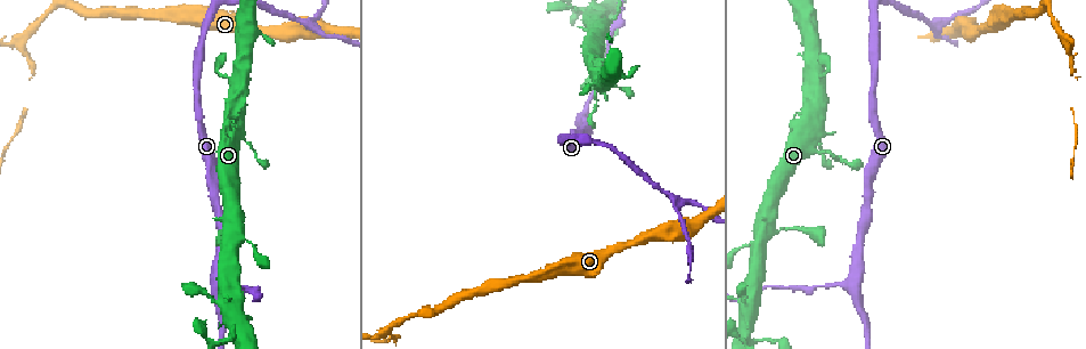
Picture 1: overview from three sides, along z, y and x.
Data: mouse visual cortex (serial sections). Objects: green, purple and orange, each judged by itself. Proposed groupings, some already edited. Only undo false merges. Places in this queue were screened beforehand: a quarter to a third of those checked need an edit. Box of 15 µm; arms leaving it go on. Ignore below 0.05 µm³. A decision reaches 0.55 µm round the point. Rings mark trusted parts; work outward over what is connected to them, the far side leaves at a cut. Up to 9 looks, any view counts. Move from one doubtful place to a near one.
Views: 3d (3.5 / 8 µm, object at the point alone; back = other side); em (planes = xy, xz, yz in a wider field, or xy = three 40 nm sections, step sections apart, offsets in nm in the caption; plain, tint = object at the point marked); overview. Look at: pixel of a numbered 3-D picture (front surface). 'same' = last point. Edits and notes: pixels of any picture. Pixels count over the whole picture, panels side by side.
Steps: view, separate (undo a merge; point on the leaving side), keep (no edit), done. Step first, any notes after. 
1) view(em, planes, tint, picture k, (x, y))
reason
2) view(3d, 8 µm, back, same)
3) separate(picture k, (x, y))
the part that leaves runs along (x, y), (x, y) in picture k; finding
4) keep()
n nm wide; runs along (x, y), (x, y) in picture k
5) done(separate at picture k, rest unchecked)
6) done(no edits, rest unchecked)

view(3d, 8 µm, picture 1, (9, 46))
sharp bend

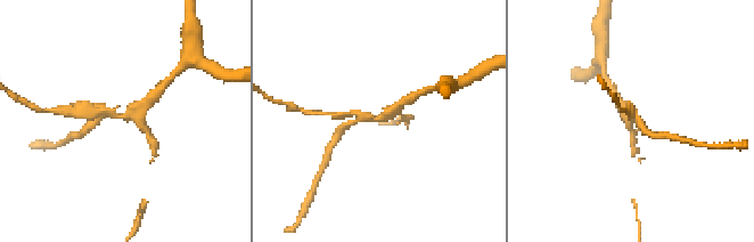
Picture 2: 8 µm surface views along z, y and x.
view(em, xy, step 2, tint, picture 2, (125, 114))

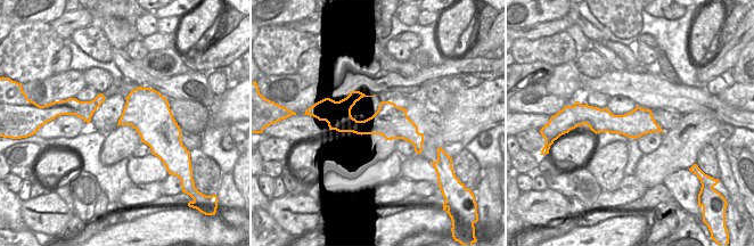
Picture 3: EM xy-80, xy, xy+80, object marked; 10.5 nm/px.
separate(picture 2, (89, 106))
a second cell is stuck on

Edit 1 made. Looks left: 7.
view(3d, 3.5 µm, back, picture 1, (852, 280))

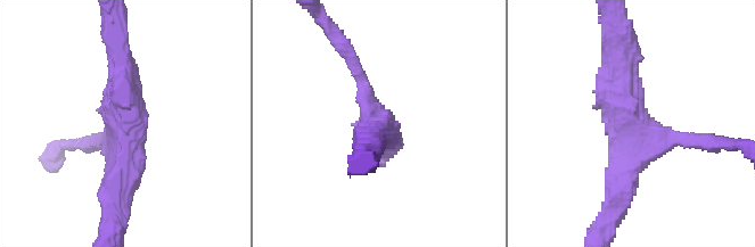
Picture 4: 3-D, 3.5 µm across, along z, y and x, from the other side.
view(em, planes, tint, picture 4, (637, 129))
now the EM

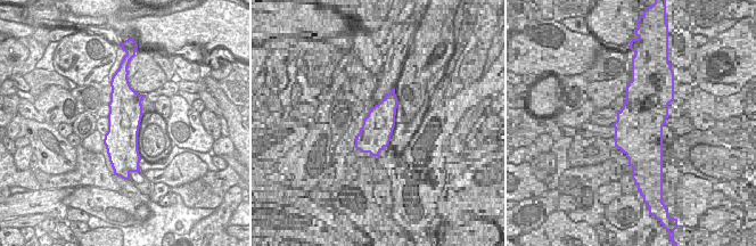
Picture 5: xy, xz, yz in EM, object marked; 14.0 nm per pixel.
view(em, xy, step 2, tint, same)

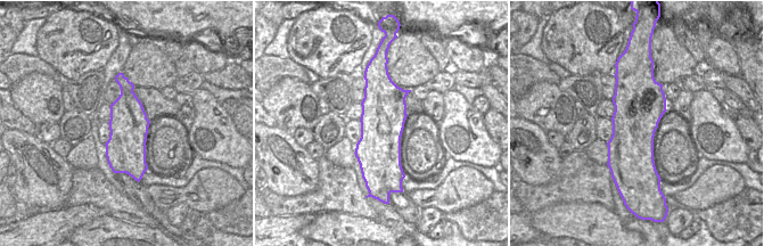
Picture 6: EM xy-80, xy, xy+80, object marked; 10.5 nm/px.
keep()
480 nm wide; runs along (120, 55), (126, 166), (113, 198) in picture 4; all the same cell

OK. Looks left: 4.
view(3d, 3.5 µm, picture 1, (772, 232))
sudden change in width

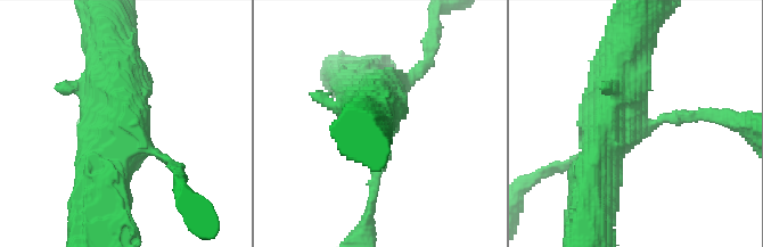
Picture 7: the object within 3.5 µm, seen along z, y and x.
view(em, xy, step 1, tint, picture 7, (638, 123))

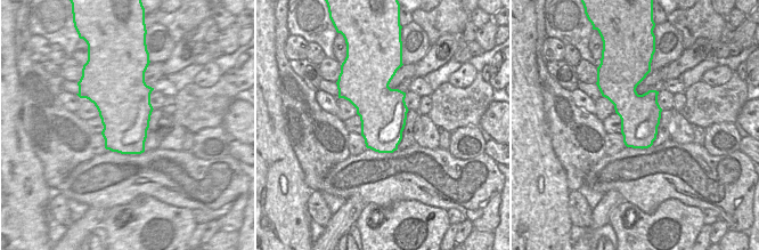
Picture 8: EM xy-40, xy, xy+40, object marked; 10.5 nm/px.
keep()
500 nm wide; runs along (629, 46), (595, 189) in picture 7; all the same cell

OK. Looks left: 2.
view(3d, 8 µm, picture 1, (747, 338))
thick turns thin

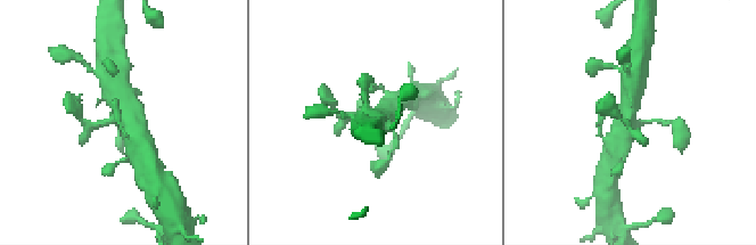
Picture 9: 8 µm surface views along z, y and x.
view(em, xy, step 3, tint, picture 9, (628, 115))
shape alone is not enough

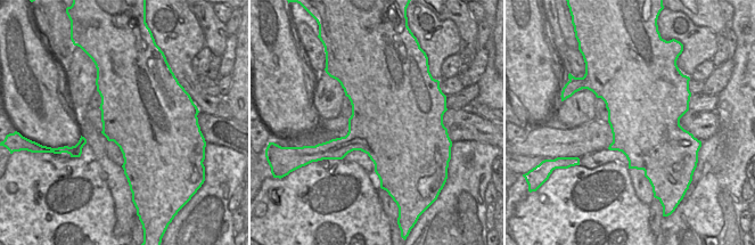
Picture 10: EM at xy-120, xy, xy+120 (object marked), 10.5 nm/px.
keep()
runs along (115, 76), (136, 133) in picture 9; all the same cell

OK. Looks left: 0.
done(separate at picture 2, rest unchecked)

